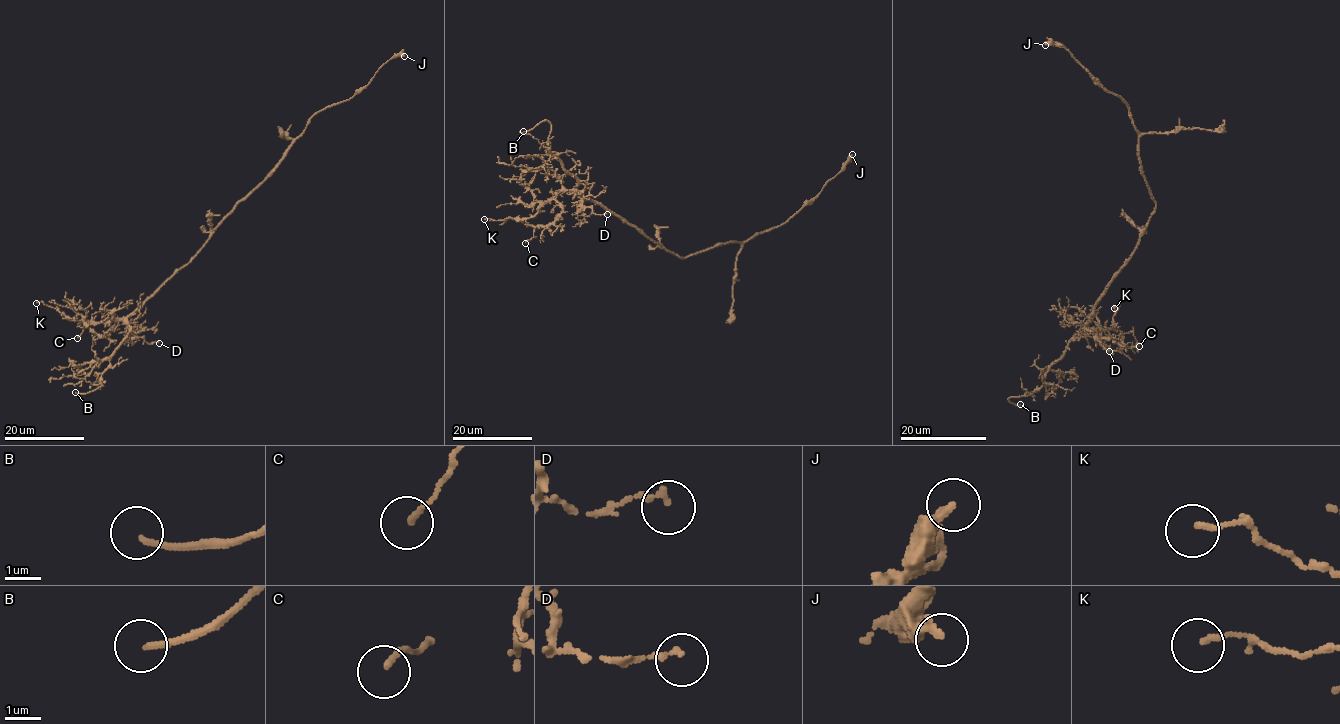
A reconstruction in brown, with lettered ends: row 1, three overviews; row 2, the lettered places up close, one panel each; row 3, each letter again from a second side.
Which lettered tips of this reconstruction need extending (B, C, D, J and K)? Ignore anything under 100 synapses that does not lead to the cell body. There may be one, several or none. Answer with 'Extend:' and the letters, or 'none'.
Extend: B

